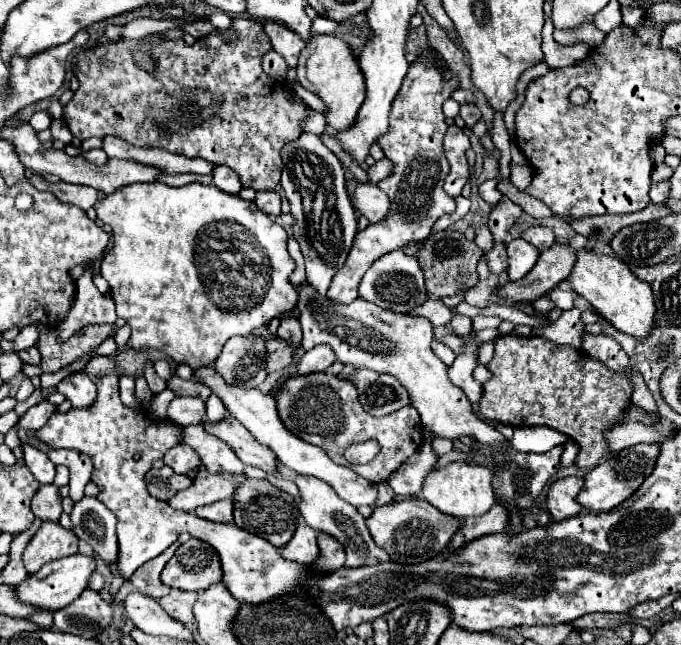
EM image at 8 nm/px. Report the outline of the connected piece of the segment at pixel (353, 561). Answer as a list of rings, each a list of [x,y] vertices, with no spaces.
[[[298,475],[294,481],[296,481],[296,485],[298,485],[300,493],[302,493],[302,503],[300,503],[302,517],[306,519],[306,523],[312,529],[334,537],[344,547],[344,551],[346,551],[346,563],[344,565],[346,567],[364,567],[364,565],[376,565],[376,563],[390,561],[390,555],[374,543],[374,539],[372,539],[372,535],[370,535],[370,531],[366,527],[366,521],[358,513],[358,509],[352,507],[350,503],[342,501],[332,491],[332,487],[328,487],[324,481],[320,481],[316,477]]]

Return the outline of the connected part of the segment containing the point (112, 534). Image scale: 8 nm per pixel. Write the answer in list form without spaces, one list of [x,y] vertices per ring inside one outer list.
[[[84,495],[78,503],[74,503],[70,519],[72,533],[90,543],[90,547],[106,565],[116,565],[118,539],[114,513],[96,497]]]

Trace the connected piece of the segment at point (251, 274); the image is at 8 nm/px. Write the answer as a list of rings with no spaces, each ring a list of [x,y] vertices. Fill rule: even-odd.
[[[130,183],[128,187],[120,187],[120,191],[114,191],[112,195],[108,195],[104,201],[98,201],[94,209],[98,213],[98,219],[106,223],[114,233],[114,245],[108,251],[108,255],[104,255],[100,273],[110,283],[110,295],[116,301],[118,317],[126,319],[128,325],[132,327],[132,337],[128,341],[128,347],[134,351],[156,349],[168,355],[176,363],[186,363],[192,369],[200,369],[204,365],[212,365],[216,357],[220,355],[224,343],[234,335],[240,335],[246,339],[266,339],[266,341],[272,339],[274,333],[268,329],[270,321],[278,317],[280,313],[290,311],[298,303],[298,291],[290,283],[290,275],[296,269],[296,263],[288,255],[288,249],[286,249],[288,235],[284,227],[274,223],[270,217],[266,217],[256,207],[254,201],[246,201],[240,195],[230,195],[230,193],[220,191],[214,185],[202,185],[202,183],[190,183],[184,187],[168,187],[162,183]]]

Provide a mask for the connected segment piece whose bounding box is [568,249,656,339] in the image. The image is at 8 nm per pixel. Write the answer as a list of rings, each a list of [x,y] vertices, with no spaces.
[[[582,249],[578,251],[578,261],[568,281],[578,295],[582,295],[608,323],[612,323],[622,333],[638,339],[646,339],[648,335],[652,335],[656,327],[656,305],[652,289],[648,287],[648,283],[640,281],[620,259]]]

